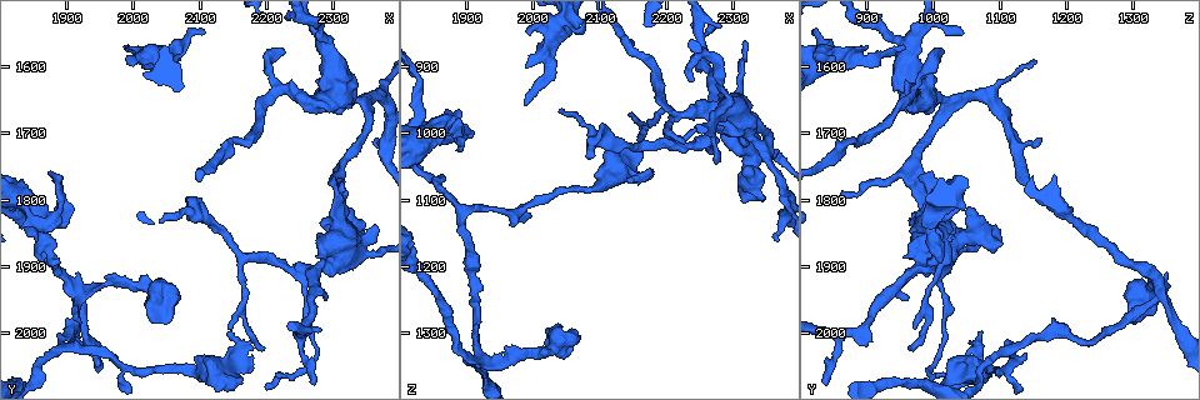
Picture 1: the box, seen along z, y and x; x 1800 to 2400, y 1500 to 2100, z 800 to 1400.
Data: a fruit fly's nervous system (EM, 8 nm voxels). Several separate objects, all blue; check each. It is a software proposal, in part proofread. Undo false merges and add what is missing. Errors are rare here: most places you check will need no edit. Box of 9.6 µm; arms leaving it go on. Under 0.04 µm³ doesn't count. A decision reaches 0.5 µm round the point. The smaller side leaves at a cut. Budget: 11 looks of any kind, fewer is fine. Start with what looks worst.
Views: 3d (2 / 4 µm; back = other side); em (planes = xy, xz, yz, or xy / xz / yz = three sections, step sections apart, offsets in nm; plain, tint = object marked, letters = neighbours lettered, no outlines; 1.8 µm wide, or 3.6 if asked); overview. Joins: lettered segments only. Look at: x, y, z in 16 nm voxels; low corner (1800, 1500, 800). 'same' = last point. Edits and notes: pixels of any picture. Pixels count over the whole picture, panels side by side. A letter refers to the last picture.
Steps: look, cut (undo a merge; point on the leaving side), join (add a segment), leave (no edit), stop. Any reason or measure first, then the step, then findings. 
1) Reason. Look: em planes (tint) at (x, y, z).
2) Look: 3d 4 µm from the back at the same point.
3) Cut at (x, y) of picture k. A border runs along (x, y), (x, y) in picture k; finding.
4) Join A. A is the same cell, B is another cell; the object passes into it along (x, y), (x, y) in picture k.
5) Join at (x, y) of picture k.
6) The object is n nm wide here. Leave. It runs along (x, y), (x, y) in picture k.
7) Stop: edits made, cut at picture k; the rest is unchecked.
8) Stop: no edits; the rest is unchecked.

Look: em planes (letters) at (1885, 1890, 995).

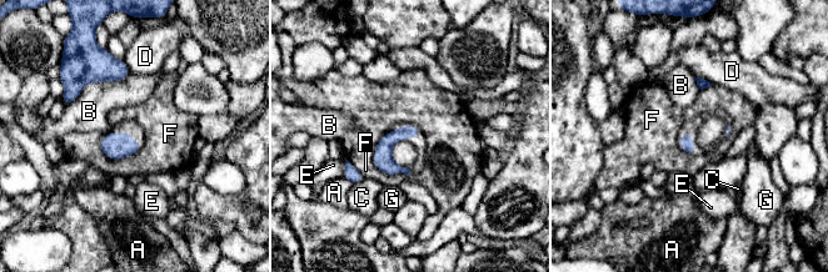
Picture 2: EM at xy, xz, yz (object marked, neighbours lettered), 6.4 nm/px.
Leave. A, B, C, D, E, F and G are other cells; a border runs along (143, 145), (120, 159), (99, 149) in picture 2; no lettered segment goes on from it.

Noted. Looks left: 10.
Free end. Look: em planes (letters) at (2060, 1565, 845).

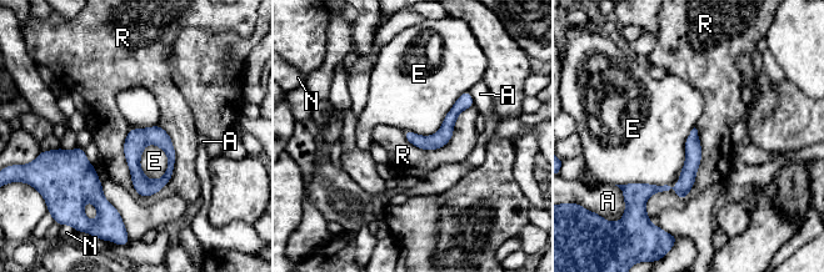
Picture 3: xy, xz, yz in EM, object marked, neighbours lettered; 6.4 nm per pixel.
Leave. A, E, N and R are other cells; a border runs along (159, 125), (174, 174), (141, 197) in picture 3; none of them fits.

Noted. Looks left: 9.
A fork. Look: 3d 4 µm at (1915, 2025, 1115).

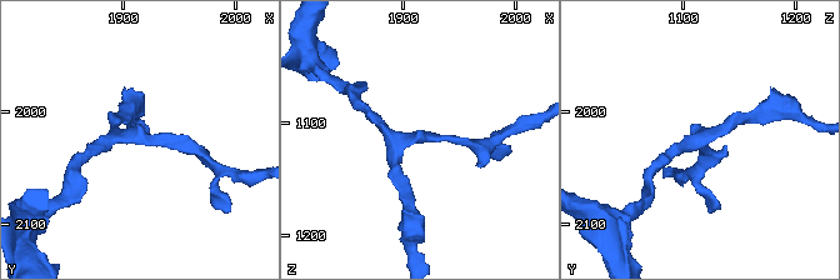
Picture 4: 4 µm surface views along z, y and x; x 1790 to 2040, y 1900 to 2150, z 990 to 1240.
3 arms meet here. Look: em planes (plain) at (1914, 2024, 1114).

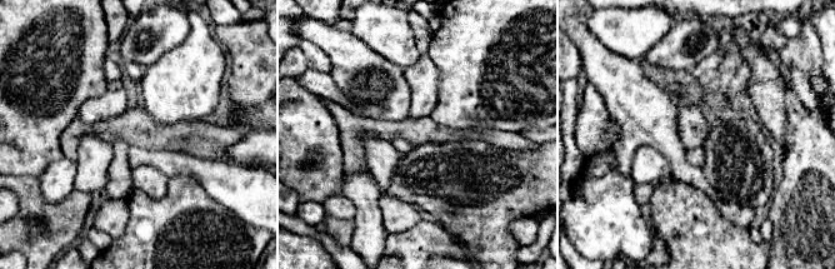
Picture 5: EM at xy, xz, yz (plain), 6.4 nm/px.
What lies round it. Look: em planes (letters) at the same point.

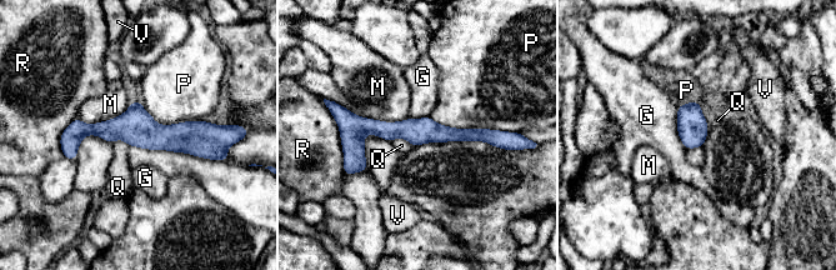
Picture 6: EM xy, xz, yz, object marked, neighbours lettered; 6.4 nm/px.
The object is 170 nm wide here. Leave. G, M, P, Q, R and V are other cells; a border runs along (391, 141), (404, 138), (413, 146) in picture 6; one neuron here.

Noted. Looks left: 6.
A fork. Look: em yz step 16 (plain) at (2025, 1935, 1325).

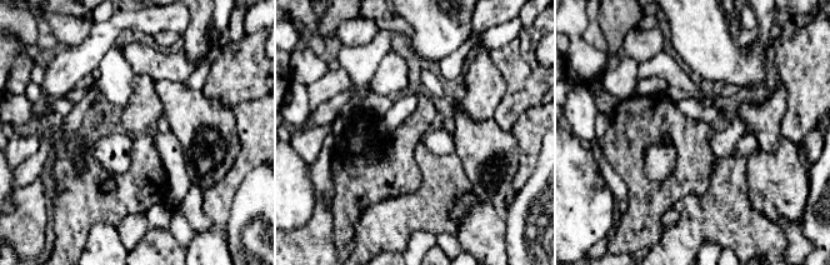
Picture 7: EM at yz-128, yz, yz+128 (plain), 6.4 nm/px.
With the object marked. Look: em yz step 16 (tint) at the same point.

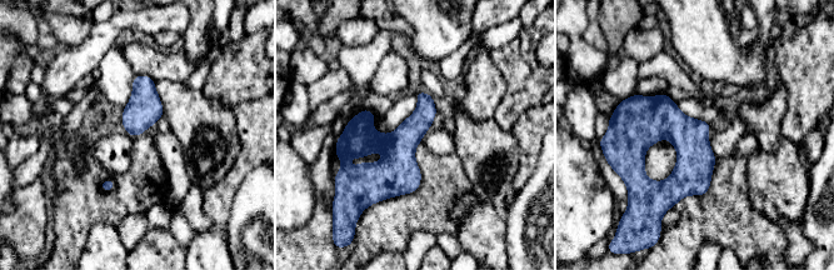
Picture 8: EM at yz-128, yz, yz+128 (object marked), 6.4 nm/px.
Look: em yz step 16 (letters) at the same point.

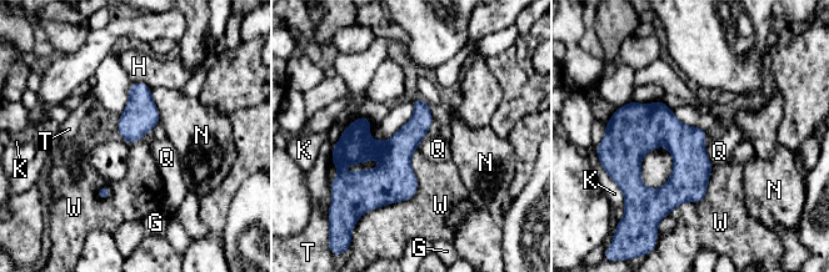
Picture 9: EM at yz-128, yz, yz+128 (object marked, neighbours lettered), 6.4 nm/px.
Leave. G, H, K, N, Q, T and W are other cells; a border runs along (418, 149), (417, 192), (365, 212) in picture 9; continuous, no second neuron.

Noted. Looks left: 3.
Stop: no edits; the rest is unchecked.

